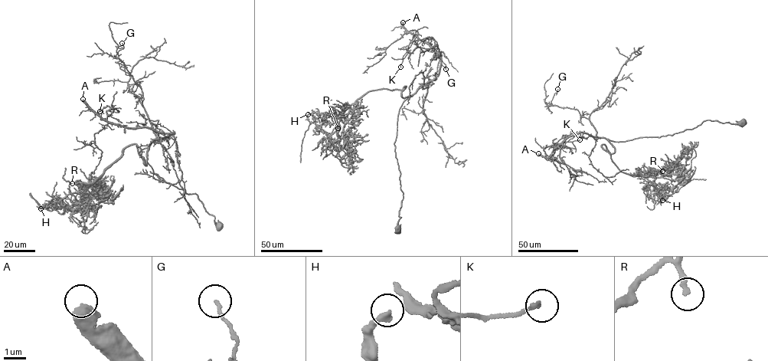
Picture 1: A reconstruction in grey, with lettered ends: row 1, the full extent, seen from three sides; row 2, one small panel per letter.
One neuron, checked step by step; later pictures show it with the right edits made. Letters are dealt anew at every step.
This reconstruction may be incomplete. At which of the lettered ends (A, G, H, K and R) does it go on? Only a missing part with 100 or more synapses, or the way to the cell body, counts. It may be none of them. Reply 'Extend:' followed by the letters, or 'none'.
Extend: A

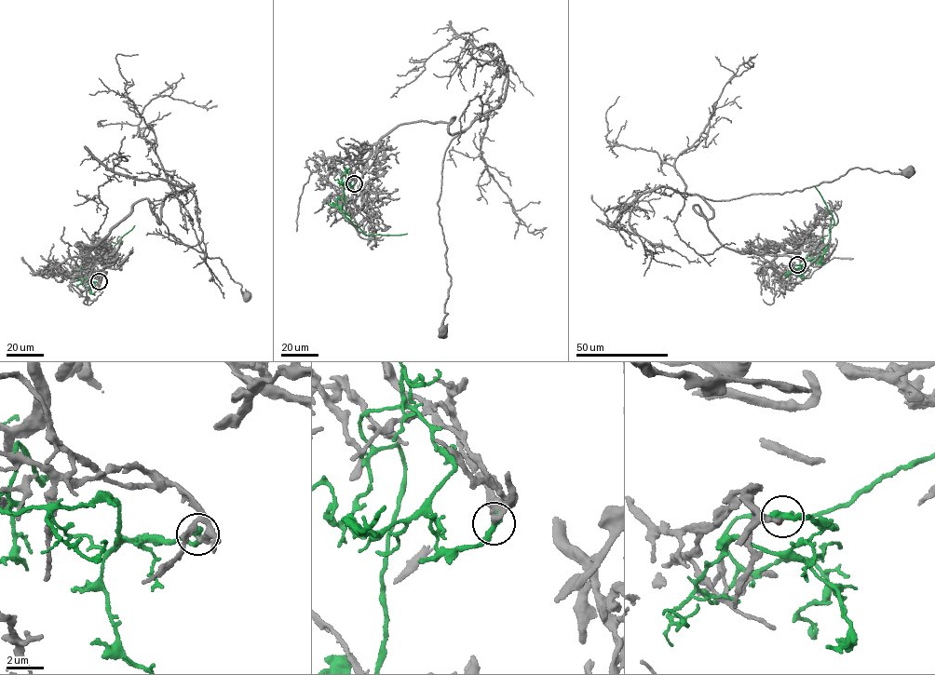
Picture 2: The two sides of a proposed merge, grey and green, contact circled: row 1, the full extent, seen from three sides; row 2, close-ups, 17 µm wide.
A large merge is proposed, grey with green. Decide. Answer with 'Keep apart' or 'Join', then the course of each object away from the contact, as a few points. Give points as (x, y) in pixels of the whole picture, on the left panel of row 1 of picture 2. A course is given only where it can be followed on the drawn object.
Keep apart. Course of grey: (99, 281), (70, 257), (75, 244), (101, 242), (146, 198), (245, 296). Course of green: (99, 281), (79, 277), (81, 272), (86, 276), (91, 272), (96, 258), (107, 255), (134, 225)

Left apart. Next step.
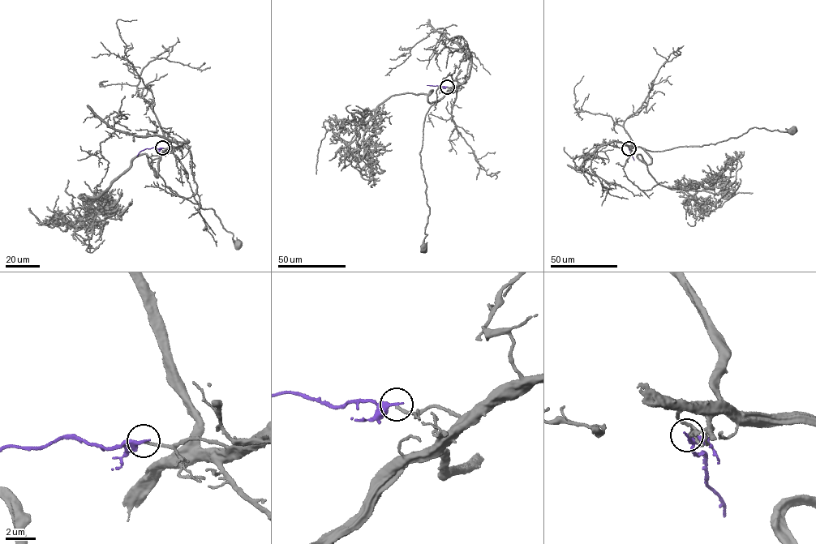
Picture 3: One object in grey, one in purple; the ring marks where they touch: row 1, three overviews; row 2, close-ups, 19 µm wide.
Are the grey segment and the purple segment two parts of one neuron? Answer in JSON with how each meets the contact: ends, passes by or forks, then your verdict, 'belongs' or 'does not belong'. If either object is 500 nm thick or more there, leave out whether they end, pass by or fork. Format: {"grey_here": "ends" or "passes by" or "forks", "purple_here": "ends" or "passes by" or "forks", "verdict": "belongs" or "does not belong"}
{"grey_here": "ends", "purple_here": "ends", "verdict": "does not belong"}

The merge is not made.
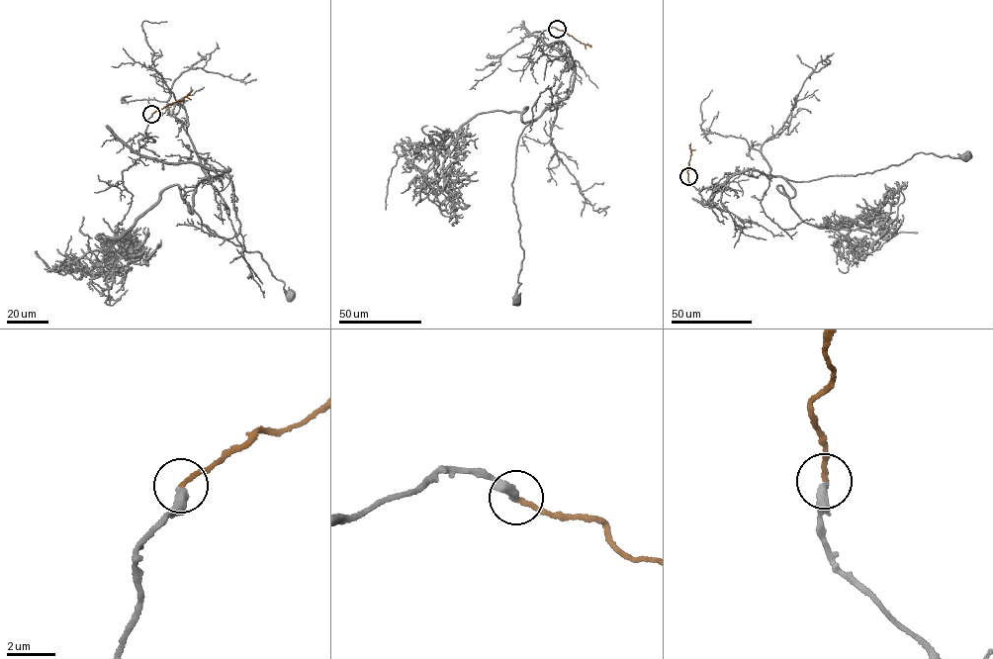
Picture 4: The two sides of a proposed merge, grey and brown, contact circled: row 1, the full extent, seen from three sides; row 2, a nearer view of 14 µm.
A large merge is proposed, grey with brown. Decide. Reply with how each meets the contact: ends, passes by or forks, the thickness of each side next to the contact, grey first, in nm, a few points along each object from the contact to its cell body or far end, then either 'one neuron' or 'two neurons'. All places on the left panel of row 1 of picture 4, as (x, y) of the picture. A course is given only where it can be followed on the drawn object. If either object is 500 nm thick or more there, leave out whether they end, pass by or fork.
grey ends | brown ends | 400/180 nm | grey via (151, 114), (140, 154), (228, 168), (182, 199), (220, 236), (262, 254), (288, 295) | brown via (151, 114), (183, 99), (192, 89) | one neuron

